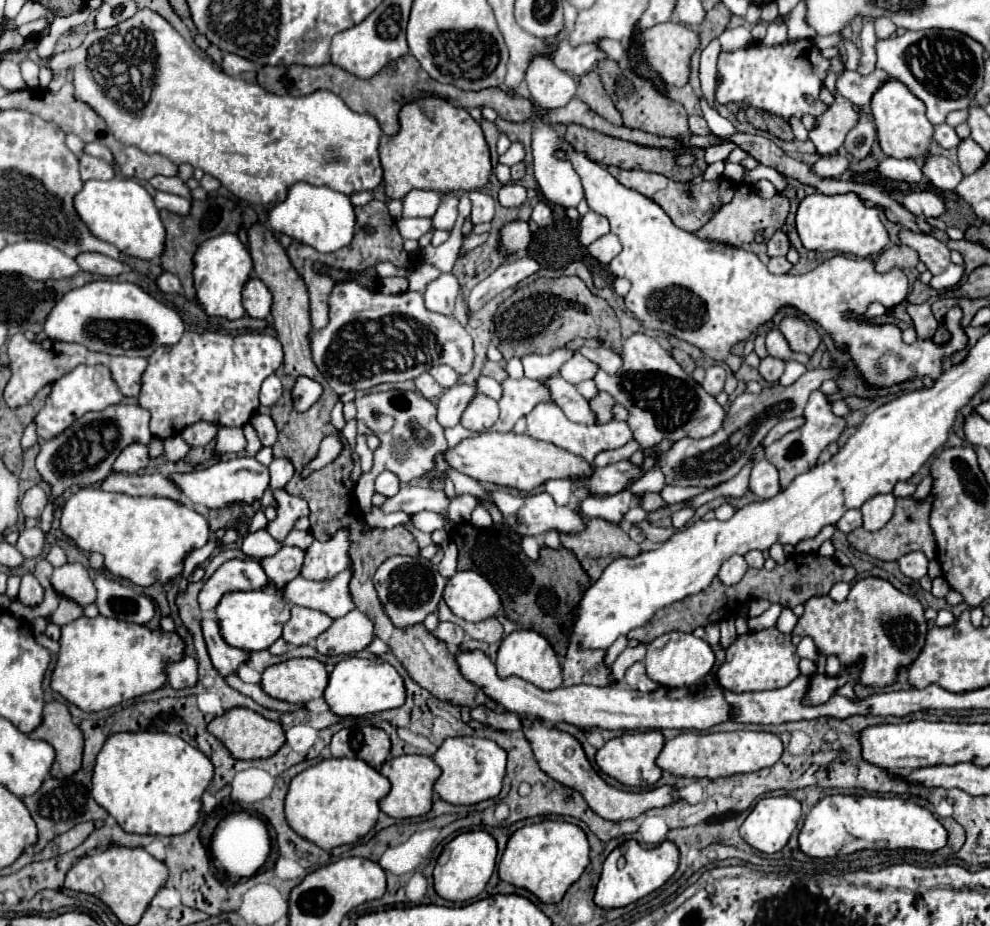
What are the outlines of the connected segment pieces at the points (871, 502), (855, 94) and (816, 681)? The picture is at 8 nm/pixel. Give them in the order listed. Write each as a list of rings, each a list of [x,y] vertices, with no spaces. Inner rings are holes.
[[[877,494],[877,496],[869,498],[861,506],[863,528],[869,530],[869,532],[879,530],[893,516],[893,508],[895,508],[895,496],[893,494]]]
[[[845,70],[837,78],[837,90],[849,98],[857,106],[869,106],[871,96],[889,80],[891,76],[885,74],[883,70],[873,70],[867,76],[861,76],[859,72],[849,72]]]
[[[819,654],[817,676],[811,680],[811,686],[809,686],[809,694],[805,694],[805,704],[825,704],[839,686],[843,686],[849,678],[851,680],[857,680],[857,670],[861,670],[861,664],[859,666],[853,666],[853,668],[847,668],[845,674],[841,674],[839,678],[831,678],[825,674],[826,656]]]

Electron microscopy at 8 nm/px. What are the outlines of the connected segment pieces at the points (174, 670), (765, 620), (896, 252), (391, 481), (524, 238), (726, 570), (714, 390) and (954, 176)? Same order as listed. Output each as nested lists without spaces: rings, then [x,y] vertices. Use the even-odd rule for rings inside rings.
[[[185,656],[179,662],[167,664],[165,672],[167,672],[167,684],[171,688],[189,688],[193,686],[193,682],[197,682],[197,660]]]
[[[771,604],[771,608],[769,608],[767,612],[763,612],[759,618],[749,618],[749,620],[747,620],[747,626],[749,626],[749,630],[751,630],[751,632],[757,632],[757,630],[771,628],[771,626],[777,622],[777,618],[779,618],[781,610],[783,610],[781,606],[777,606],[777,604]]]
[[[897,244],[897,246],[891,246],[891,248],[881,252],[881,256],[877,260],[877,272],[887,272],[893,266],[897,266],[897,268],[915,268],[917,262],[919,262],[919,256],[913,248]]]
[[[381,472],[375,480],[375,492],[383,494],[383,496],[395,496],[401,488],[401,482],[399,478],[393,474],[393,472]]]
[[[511,222],[507,226],[503,226],[501,230],[503,234],[503,250],[511,256],[519,250],[527,250],[529,242],[531,242],[531,230],[529,230],[529,224],[527,222]]]
[[[735,554],[735,556],[731,556],[731,558],[721,566],[717,578],[719,578],[723,584],[731,586],[731,584],[737,584],[737,582],[745,576],[747,568],[749,568],[749,566],[747,566],[745,558],[739,556],[739,554]]]
[[[719,364],[707,368],[705,380],[703,380],[703,388],[705,388],[711,396],[717,396],[717,394],[723,390],[723,386],[725,386],[725,376],[727,376],[727,374],[725,374],[725,368],[719,366]]]
[[[925,156],[921,160],[921,170],[923,174],[929,178],[929,182],[947,192],[947,190],[955,190],[957,184],[963,180],[963,172],[959,170],[957,164],[953,164],[949,158],[945,156]]]

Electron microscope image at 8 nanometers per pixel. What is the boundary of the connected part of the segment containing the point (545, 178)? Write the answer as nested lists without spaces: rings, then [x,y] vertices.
[[[539,114],[533,116],[533,170],[535,170],[535,180],[539,184],[539,190],[543,194],[543,198],[551,204],[559,204],[563,208],[569,206],[577,206],[583,200],[583,186],[581,180],[575,172],[575,168],[571,166],[569,160],[561,160],[555,158],[557,150],[569,150],[567,144],[563,142],[563,126],[561,124],[545,124],[541,120]]]

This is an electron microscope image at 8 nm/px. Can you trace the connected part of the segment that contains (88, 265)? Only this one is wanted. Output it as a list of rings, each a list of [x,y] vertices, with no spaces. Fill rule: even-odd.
[[[83,252],[75,258],[75,262],[79,264],[81,270],[99,274],[99,276],[119,276],[123,272],[123,264],[119,260],[113,260],[105,254],[97,254],[97,252]]]

